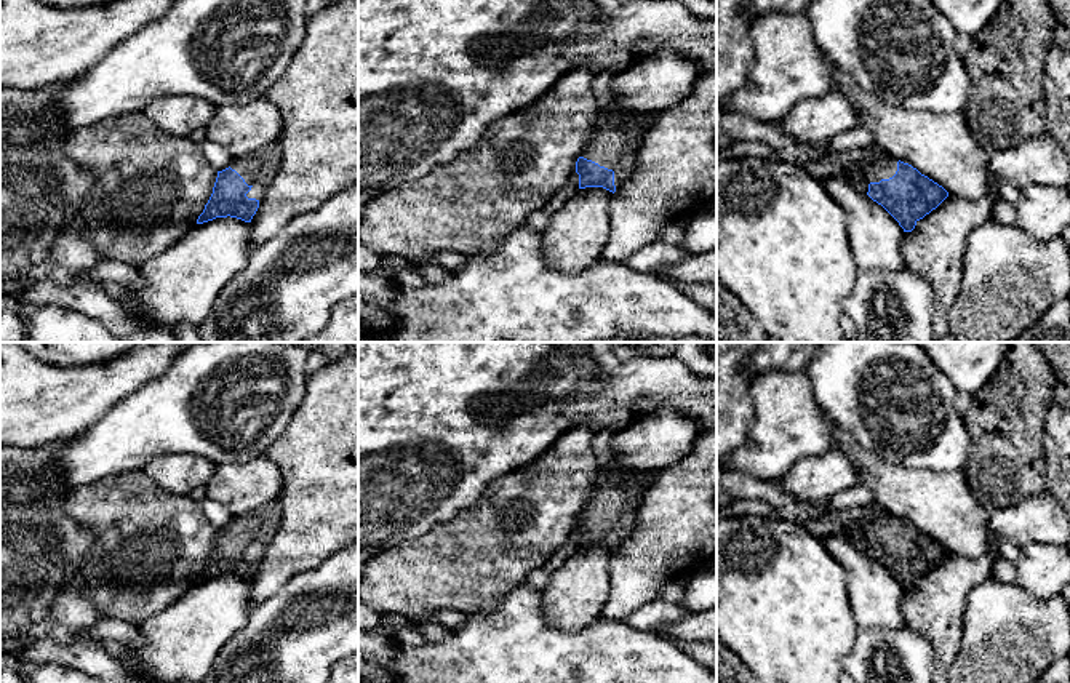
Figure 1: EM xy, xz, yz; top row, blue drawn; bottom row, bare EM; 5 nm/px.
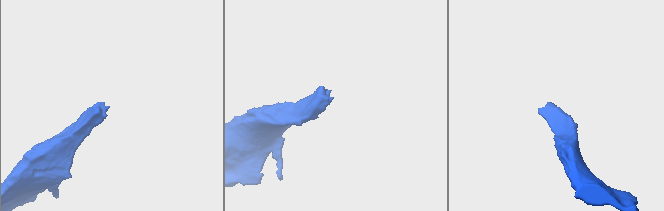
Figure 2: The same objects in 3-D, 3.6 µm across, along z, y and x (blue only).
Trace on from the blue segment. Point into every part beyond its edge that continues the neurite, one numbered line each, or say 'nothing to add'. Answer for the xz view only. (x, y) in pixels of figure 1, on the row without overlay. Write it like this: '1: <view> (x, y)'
1: xz (616, 496)

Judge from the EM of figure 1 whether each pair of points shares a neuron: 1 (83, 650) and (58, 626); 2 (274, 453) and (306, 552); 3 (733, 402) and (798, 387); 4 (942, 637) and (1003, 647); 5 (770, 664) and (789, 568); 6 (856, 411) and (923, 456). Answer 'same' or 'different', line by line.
1: different
2: same
3: different
4: different
5: same
6: same

